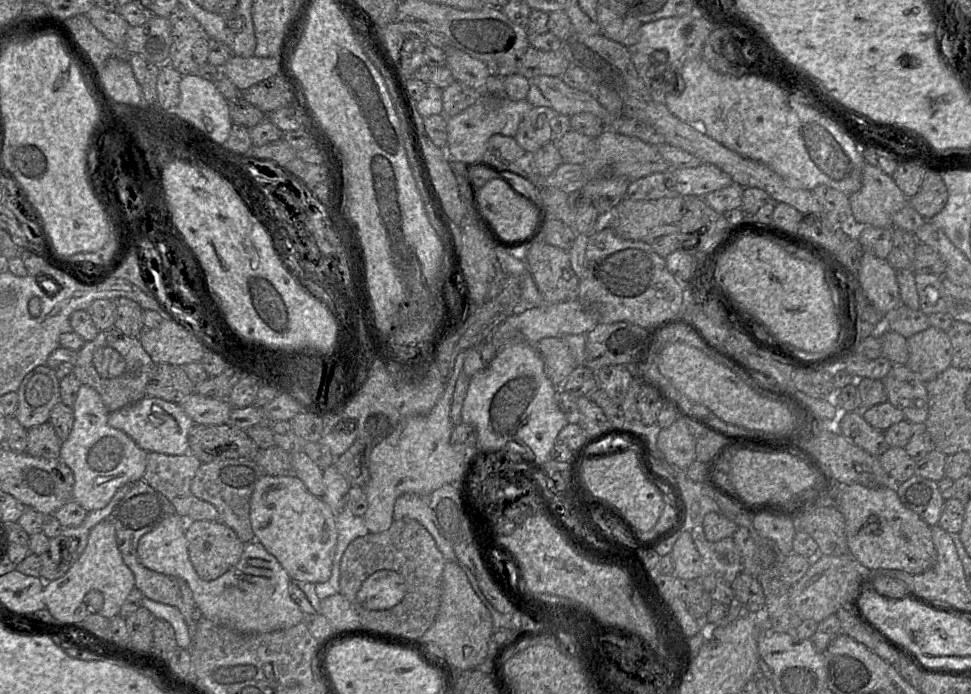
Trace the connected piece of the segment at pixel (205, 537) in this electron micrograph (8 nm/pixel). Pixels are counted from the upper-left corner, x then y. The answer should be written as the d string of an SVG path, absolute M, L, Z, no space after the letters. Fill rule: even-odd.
M219 519L215 521L188 521L185 536L190 561L198 576L205 581L217 579L236 565L240 560L245 545L234 530Z

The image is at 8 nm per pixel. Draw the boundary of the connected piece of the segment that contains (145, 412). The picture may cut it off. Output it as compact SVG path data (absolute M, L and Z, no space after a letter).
M145 396L125 408L109 412L107 422L111 427L127 434L146 452L167 455L182 455L189 452L189 433L194 422L184 412L180 403Z

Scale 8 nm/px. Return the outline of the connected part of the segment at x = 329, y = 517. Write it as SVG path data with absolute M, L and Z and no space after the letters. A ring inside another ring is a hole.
M262 474L251 497L250 521L255 540L279 561L292 580L313 584L329 580L338 538L335 514L296 475Z

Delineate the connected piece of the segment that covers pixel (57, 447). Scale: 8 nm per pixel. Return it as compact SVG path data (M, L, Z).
M50 422L32 427L27 431L26 453L32 457L60 459L61 445L62 441Z

